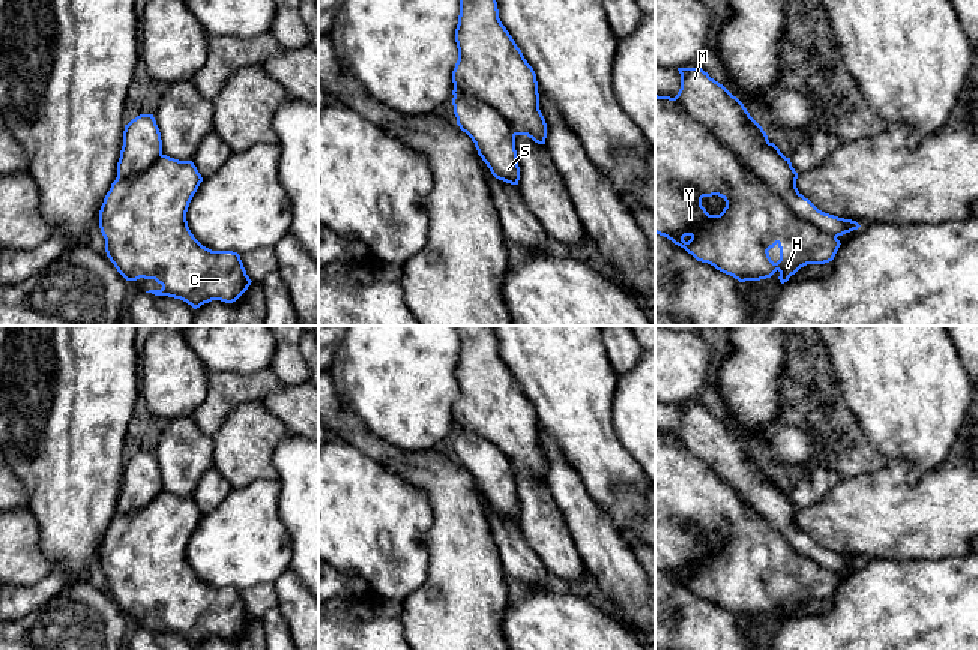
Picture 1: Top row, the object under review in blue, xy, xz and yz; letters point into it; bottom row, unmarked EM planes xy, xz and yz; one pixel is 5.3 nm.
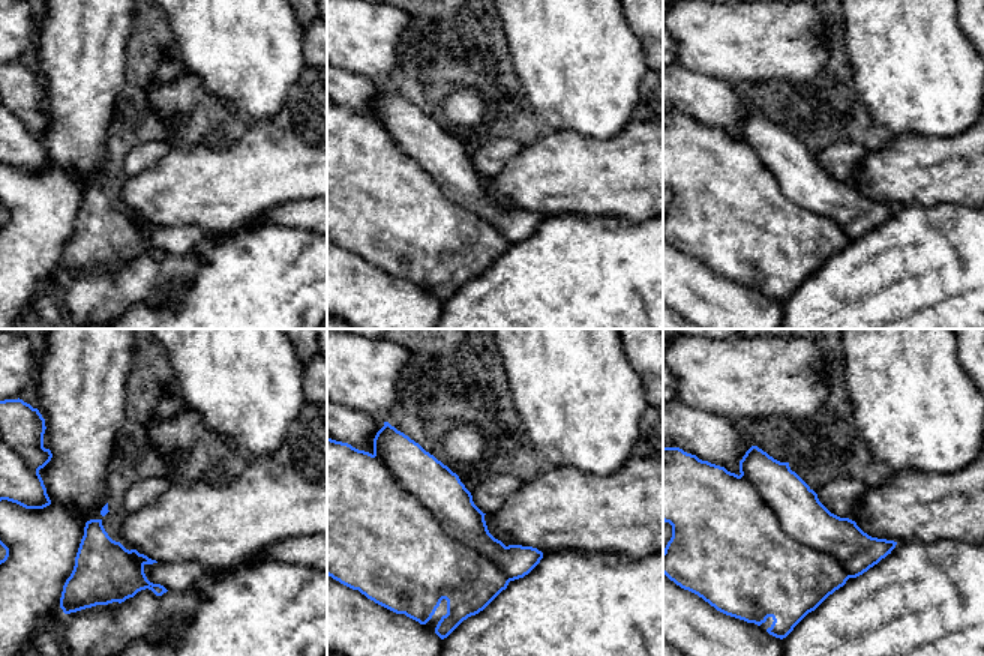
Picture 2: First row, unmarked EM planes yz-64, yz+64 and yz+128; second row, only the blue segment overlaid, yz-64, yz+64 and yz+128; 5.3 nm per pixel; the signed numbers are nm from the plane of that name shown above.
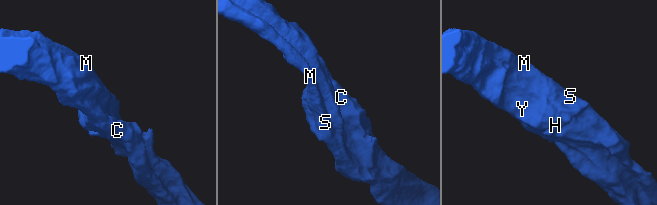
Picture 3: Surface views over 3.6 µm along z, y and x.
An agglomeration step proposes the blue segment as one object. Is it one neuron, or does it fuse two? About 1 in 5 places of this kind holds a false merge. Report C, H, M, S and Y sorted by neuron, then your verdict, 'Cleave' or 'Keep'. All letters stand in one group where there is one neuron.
Groups: C H M S Y. Keep

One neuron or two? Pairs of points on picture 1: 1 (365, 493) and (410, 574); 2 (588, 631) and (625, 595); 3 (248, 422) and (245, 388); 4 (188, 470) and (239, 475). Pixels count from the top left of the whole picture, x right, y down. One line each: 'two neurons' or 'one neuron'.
1: one neuron
2: two neurons
3: two neurons
4: two neurons

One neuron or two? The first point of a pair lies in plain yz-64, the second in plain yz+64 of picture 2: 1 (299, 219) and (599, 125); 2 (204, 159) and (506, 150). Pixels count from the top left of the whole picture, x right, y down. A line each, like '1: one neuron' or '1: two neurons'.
1: two neurons
2: two neurons

